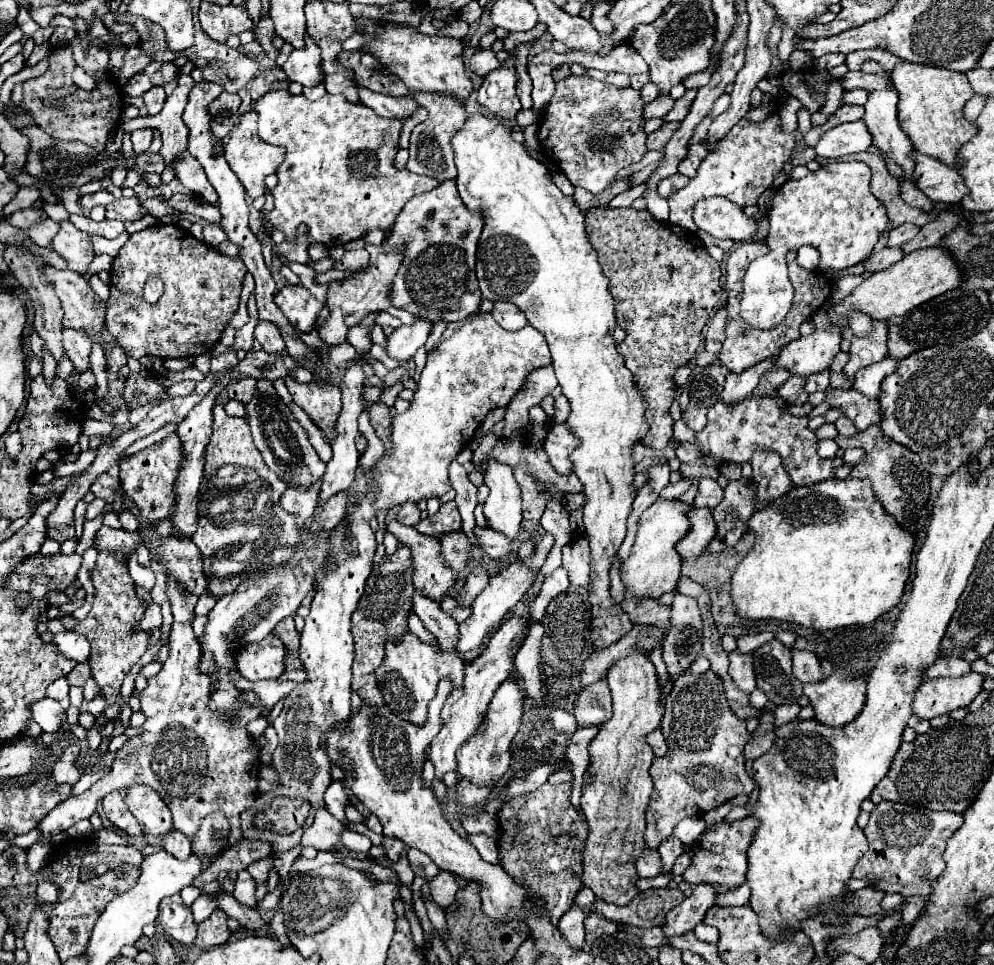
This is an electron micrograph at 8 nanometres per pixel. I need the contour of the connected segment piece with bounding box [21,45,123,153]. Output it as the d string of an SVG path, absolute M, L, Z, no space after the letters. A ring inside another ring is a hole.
M59 47L49 51L49 71L41 77L27 79L23 83L23 103L21 107L33 115L37 125L55 139L79 139L99 153L105 149L109 139L109 131L117 127L121 117L121 93L117 91L115 81L109 77L99 77L99 87L93 91L79 89L71 73L75 69L75 61L71 57L71 47Z

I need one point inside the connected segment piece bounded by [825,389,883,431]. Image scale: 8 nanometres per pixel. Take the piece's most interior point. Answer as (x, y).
(864, 412)

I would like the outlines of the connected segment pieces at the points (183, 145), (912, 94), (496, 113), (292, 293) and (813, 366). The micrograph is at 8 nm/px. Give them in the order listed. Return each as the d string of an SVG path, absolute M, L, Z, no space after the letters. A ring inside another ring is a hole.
M181 73L177 81L179 81L179 87L175 89L175 93L171 97L167 97L165 107L159 115L127 119L123 125L125 131L141 129L141 125L157 127L161 131L161 141L163 141L161 157L169 169L173 169L173 163L179 161L187 149L189 129L185 129L183 121L181 121L181 113L185 109L185 101L189 99L189 89L195 85L193 77L185 75L185 73Z
M899 63L891 73L893 87L899 93L899 125L917 147L919 153L943 161L949 167L957 169L959 147L967 143L975 133L977 125L965 119L963 107L975 95L965 73L953 73L941 67Z
M509 59L497 71L489 73L477 91L477 101L485 109L485 113L505 121L515 119L515 115L521 109L521 101L515 95L515 83L517 77L513 69L513 59Z
M285 285L275 295L275 303L289 323L301 333L309 333L315 327L317 313L323 307L323 303L317 301L303 285Z
M831 323L829 329L815 329L809 337L799 337L797 341L793 341L793 345L787 345L777 357L777 367L787 367L793 375L801 375L807 377L809 373L819 373L821 369L827 369L835 355L841 351L839 343L843 339L843 327Z

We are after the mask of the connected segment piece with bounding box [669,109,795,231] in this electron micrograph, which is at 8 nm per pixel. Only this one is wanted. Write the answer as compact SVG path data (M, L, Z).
M777 109L769 113L763 121L749 121L741 119L717 145L715 153L709 153L699 169L697 175L689 181L687 187L675 191L669 197L669 223L681 225L683 229L695 231L693 227L693 207L701 199L709 199L715 195L723 195L739 207L757 205L759 195L771 187L777 173L783 171L783 165L791 159L795 149L795 135L787 135L781 131L781 117Z

